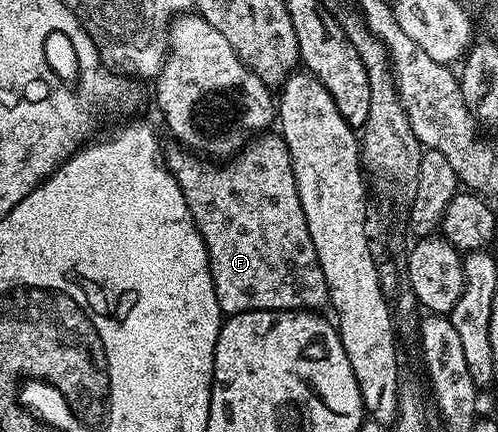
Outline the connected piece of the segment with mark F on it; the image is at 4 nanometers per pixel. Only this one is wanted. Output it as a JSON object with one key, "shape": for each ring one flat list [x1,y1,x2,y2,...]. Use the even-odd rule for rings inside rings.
{"shape":[[266,131,255,136,241,153,225,163,211,163,199,154,185,148,167,148,164,153,166,169,174,176,176,183,180,183,180,191,184,191,184,203,188,203,188,211,192,211,192,219,200,231,206,244,208,259,210,260,210,274,216,291,216,299,220,303,223,314,233,315,252,311,253,309,304,309,307,311,321,310,321,305,327,304,330,292,324,279,324,271,318,262,316,247,312,247,312,235,308,235,308,223,304,219,304,207,300,207,300,191,296,187,296,175,292,171,292,159,288,155,286,140,277,132]]}

